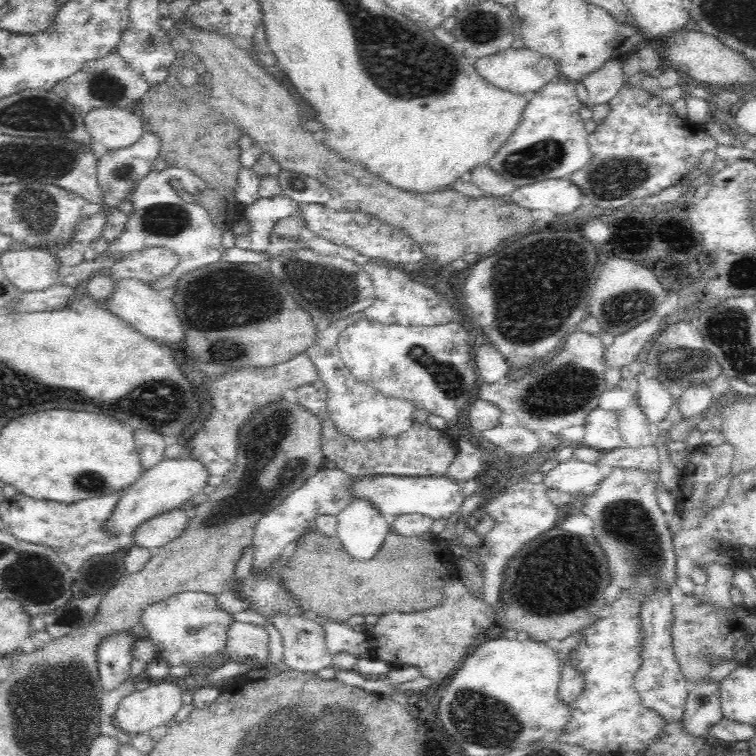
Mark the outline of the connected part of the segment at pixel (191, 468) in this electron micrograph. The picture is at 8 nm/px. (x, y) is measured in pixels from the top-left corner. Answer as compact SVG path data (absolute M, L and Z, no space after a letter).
M196 457L165 458L124 489L124 494L122 494L118 506L114 508L114 514L106 522L106 527L113 532L113 535L133 536L140 523L172 510L180 510L182 504L186 504L194 498L198 500L198 498L202 498L204 492L210 492L209 478L210 471Z

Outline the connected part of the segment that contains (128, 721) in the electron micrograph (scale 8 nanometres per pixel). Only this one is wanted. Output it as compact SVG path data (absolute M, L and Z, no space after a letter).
M171 679L162 680L160 684L152 684L145 690L134 690L120 702L120 706L118 706L118 710L113 716L115 725L132 736L149 732L156 726L162 726L164 722L172 720L180 712L183 705L183 693L182 688Z

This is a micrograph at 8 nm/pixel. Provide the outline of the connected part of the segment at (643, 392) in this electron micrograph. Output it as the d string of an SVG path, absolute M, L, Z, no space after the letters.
M644 374L638 376L638 386L635 387L640 394L640 407L647 419L655 425L660 424L674 405L671 393L658 380L650 380Z

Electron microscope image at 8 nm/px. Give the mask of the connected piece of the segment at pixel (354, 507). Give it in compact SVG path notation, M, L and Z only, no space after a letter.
M352 500L335 518L335 538L352 558L362 562L372 560L392 533L392 523L365 500Z

